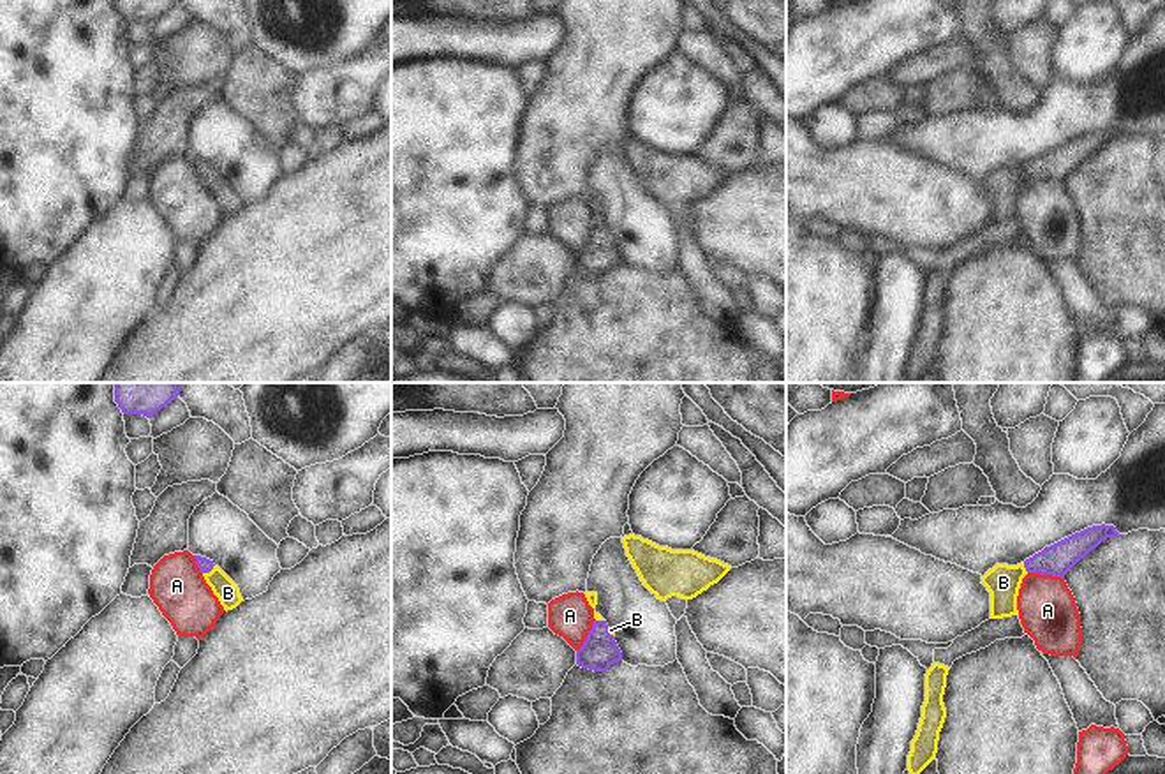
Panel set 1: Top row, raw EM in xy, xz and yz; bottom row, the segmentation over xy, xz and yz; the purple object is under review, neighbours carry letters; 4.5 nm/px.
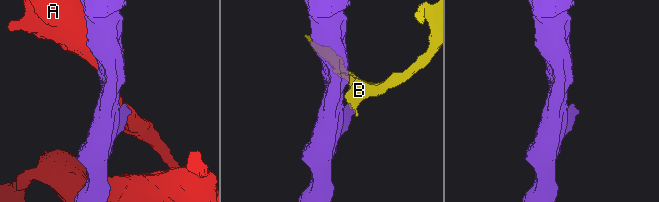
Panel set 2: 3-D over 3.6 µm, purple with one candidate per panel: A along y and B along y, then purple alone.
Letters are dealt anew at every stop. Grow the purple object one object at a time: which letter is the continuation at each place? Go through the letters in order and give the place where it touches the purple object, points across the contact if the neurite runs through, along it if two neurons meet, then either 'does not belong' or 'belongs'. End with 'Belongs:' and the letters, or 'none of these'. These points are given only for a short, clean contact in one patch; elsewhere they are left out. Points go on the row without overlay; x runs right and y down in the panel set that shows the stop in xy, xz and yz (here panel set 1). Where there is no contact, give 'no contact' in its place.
A: contact yz (1046, 178); does not belong
B: contact xy (208, 177); way xy (205, 170), (208, 177), (228, 198); belongs
Belongs: B

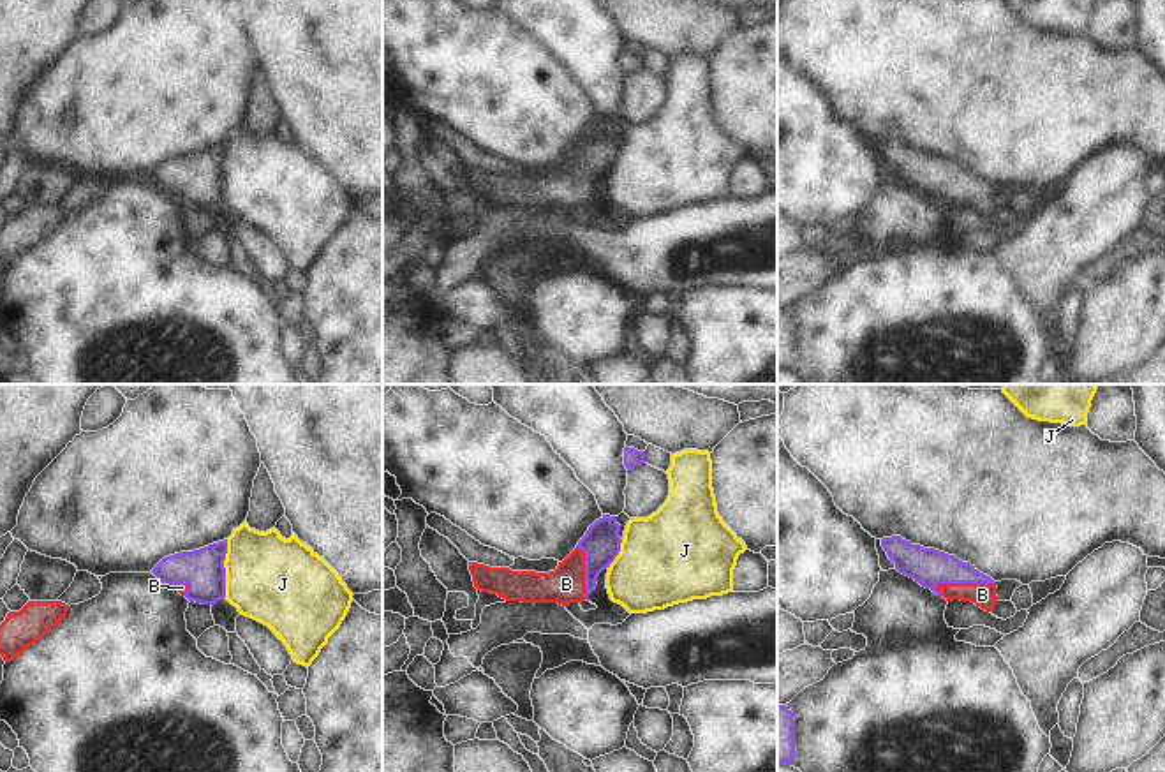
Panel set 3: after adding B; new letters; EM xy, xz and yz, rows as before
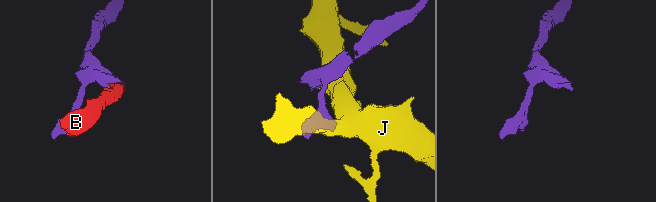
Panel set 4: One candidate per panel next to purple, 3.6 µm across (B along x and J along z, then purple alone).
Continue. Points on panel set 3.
B: contact yz (964, 187); way yz (927, 171), (964, 187), (982, 200); belongs
J: contact xy (224, 173); border xy (228, 145), (224, 201); does not belong
Belongs: B

